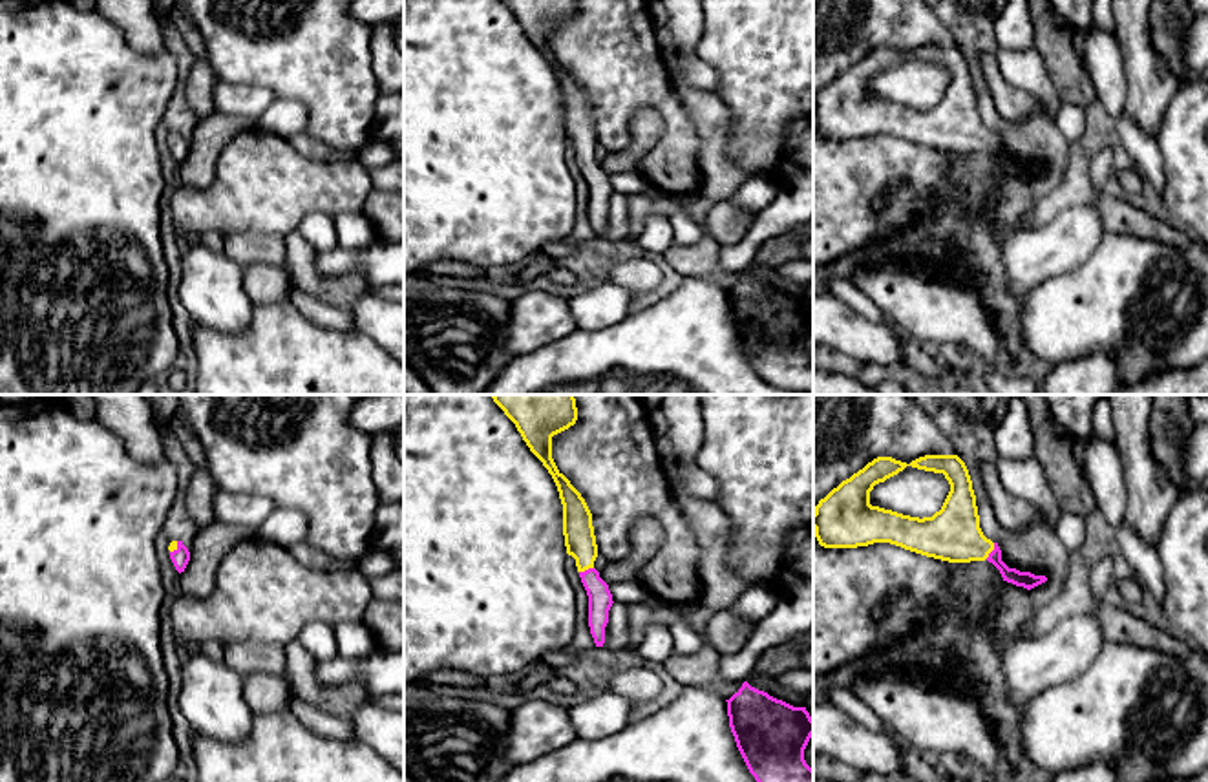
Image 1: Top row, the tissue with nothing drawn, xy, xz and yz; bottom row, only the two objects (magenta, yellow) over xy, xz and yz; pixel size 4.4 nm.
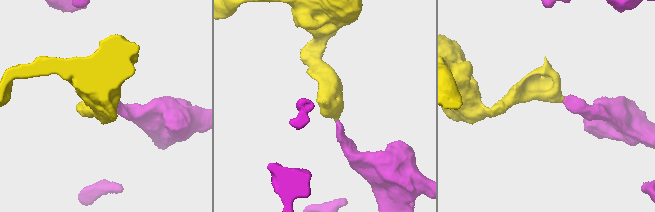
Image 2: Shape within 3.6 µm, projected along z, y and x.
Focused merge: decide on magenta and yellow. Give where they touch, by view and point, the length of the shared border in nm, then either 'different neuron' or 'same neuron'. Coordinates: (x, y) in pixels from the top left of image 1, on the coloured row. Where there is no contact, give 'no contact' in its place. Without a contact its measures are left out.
contact yz (993, 550); length 80 nm; same neuron

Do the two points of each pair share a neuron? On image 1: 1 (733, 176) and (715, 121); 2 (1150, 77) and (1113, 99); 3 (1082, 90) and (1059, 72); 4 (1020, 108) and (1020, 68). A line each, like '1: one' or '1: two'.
1: one
2: two
3: one
4: two

